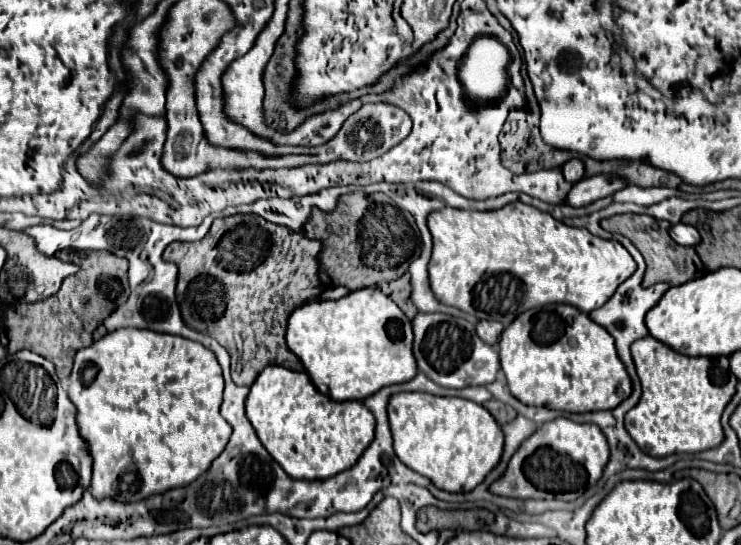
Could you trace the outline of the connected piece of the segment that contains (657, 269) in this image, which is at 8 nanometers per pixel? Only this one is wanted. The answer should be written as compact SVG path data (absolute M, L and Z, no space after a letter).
M625 213L625 215L613 215L613 217L603 219L601 227L605 231L615 231L615 233L625 235L641 251L641 255L645 257L645 263L647 263L647 271L645 271L645 277L643 277L645 287L655 285L659 281L667 281L669 285L683 285L683 283L687 283L691 279L697 279L697 277L707 273L693 247L681 247L669 237L671 225L667 221L657 221L649 215Z

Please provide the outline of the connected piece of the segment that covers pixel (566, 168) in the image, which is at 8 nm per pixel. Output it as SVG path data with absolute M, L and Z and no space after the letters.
M569 159L563 167L563 177L569 181L569 183L577 183L585 177L585 167L583 167L583 161L581 159Z

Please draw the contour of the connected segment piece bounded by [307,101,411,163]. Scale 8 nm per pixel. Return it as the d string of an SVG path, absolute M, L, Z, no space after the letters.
M365 103L361 105L359 111L355 111L351 117L347 117L347 121L343 123L343 127L337 131L337 135L333 139L329 139L323 145L317 147L307 147L307 153L313 155L321 155L321 163L329 163L329 161L337 161L337 159L347 159L347 161L371 161L373 157L383 155L387 149L391 149L393 145L401 143L411 131L411 117L397 109L395 105L389 103Z

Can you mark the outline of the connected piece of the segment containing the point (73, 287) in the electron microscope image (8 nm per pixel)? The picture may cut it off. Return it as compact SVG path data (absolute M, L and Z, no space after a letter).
M109 251L83 253L79 271L63 281L61 293L57 293L57 297L49 297L33 305L15 305L3 311L3 325L7 329L9 351L35 351L55 363L57 375L61 379L67 377L73 367L73 355L85 345L93 343L91 333L101 323L101 319L111 315L119 305L127 301L127 267L127 259L117 257Z

